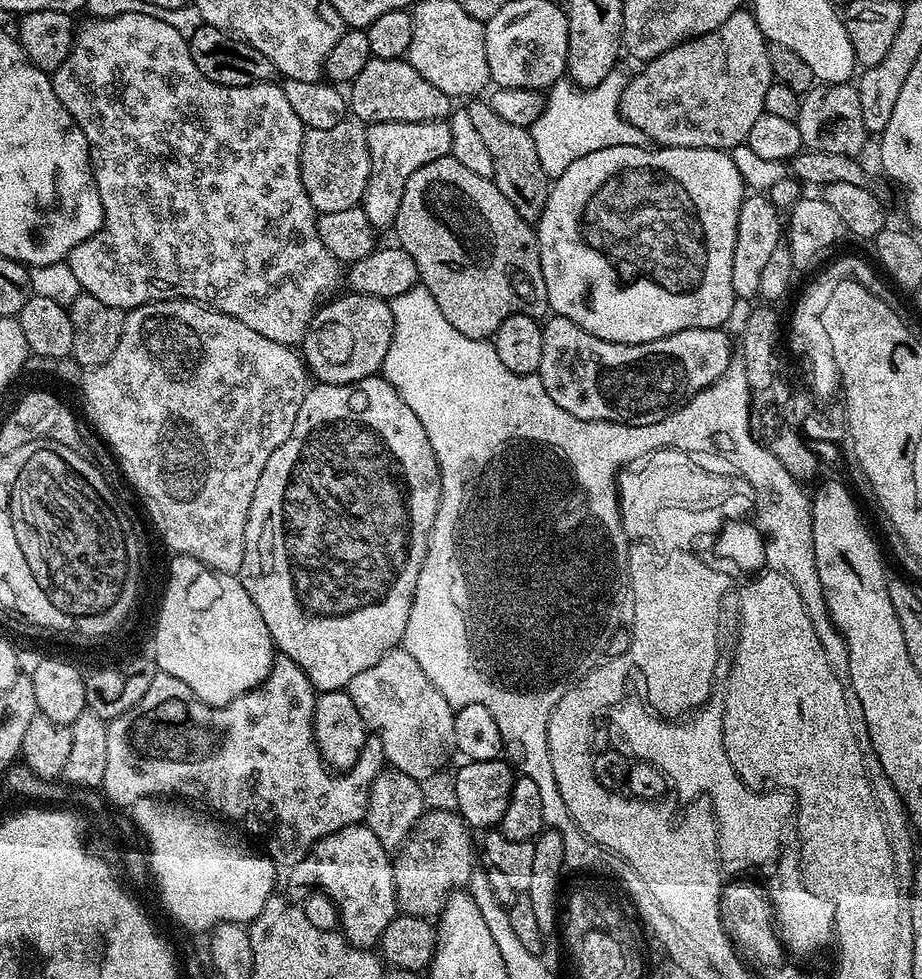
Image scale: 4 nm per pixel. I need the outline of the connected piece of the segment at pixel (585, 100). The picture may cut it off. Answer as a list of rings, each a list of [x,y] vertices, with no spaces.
[[[611,72],[602,78],[597,88],[577,88],[567,78],[561,78],[552,85],[546,96],[544,112],[530,129],[534,150],[538,150],[538,162],[542,162],[542,170],[548,177],[561,176],[570,162],[578,162],[578,158],[586,158],[586,154],[594,154],[594,150],[610,146],[643,148],[649,143],[646,134],[630,126],[620,113],[620,95],[626,83],[622,72]]]

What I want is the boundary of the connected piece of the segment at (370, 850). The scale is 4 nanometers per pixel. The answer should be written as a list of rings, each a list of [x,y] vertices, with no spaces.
[[[366,823],[351,824],[326,838],[322,838],[302,857],[297,864],[291,865],[288,880],[296,888],[321,888],[330,899],[336,900],[340,911],[339,931],[345,940],[356,948],[375,949],[382,938],[382,930],[398,915],[396,895],[394,894],[394,874],[389,849],[374,836]]]

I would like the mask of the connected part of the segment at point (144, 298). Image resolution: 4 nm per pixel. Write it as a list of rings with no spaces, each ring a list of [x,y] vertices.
[[[132,13],[86,20],[81,28],[79,25],[75,29],[72,49],[66,62],[62,62],[62,66],[58,66],[50,76],[54,94],[58,94],[58,102],[66,106],[86,138],[92,176],[96,180],[96,189],[104,211],[104,225],[86,242],[74,246],[74,250],[68,253],[66,263],[70,270],[74,270],[74,278],[78,278],[81,289],[87,295],[98,298],[98,302],[121,310],[152,304],[155,300],[195,300],[205,308],[212,308],[215,312],[250,326],[250,330],[258,330],[262,338],[270,338],[289,346],[299,345],[321,303],[320,296],[328,298],[337,291],[336,283],[339,280],[341,283],[342,268],[330,250],[322,244],[316,229],[318,213],[307,197],[300,173],[300,151],[306,129],[298,114],[294,114],[290,102],[286,102],[283,87],[273,82],[251,84],[249,88],[231,88],[210,82],[210,78],[206,78],[206,74],[194,66],[194,58],[190,58],[188,49],[188,38],[182,37],[169,23],[162,22],[161,18]]]

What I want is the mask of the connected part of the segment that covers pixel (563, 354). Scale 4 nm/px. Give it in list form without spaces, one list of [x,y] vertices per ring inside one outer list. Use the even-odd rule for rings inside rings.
[[[549,315],[542,327],[542,362],[538,373],[542,386],[566,414],[583,420],[605,420],[611,424],[662,422],[662,418],[677,412],[694,394],[722,378],[734,358],[733,341],[720,328],[687,328],[650,342],[615,344],[582,330],[582,326],[565,316]]]

